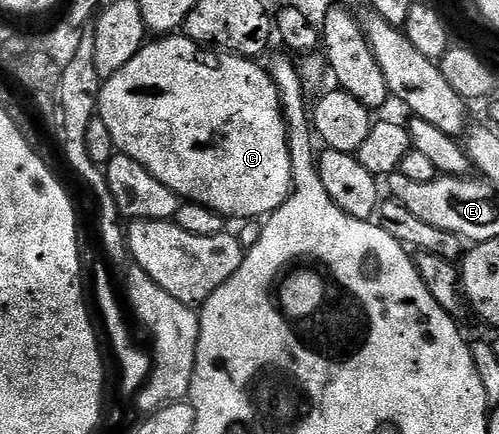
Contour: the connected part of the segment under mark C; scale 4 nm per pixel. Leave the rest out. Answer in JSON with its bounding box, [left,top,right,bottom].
[96,36,294,220]

